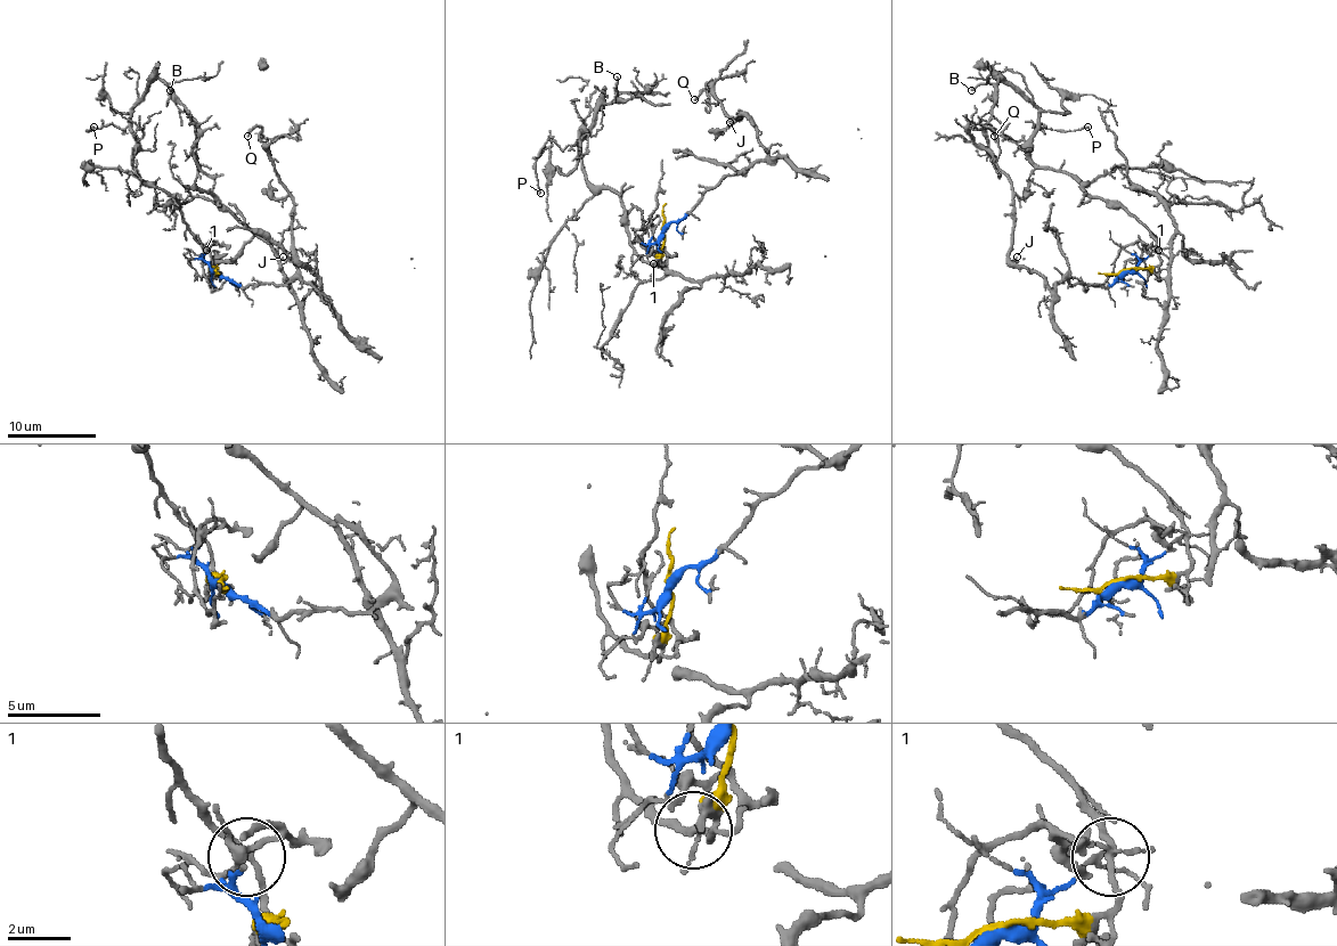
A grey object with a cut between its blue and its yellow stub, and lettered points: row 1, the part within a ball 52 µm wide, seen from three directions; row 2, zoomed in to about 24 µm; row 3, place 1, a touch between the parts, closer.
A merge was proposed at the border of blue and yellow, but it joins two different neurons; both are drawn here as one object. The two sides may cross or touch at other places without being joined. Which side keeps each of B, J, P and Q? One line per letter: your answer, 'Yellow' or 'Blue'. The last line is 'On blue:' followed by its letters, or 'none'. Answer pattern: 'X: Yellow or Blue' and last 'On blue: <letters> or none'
B: Yellow
J: Blue
P: Yellow
Q: Blue
On blue: J, Q

